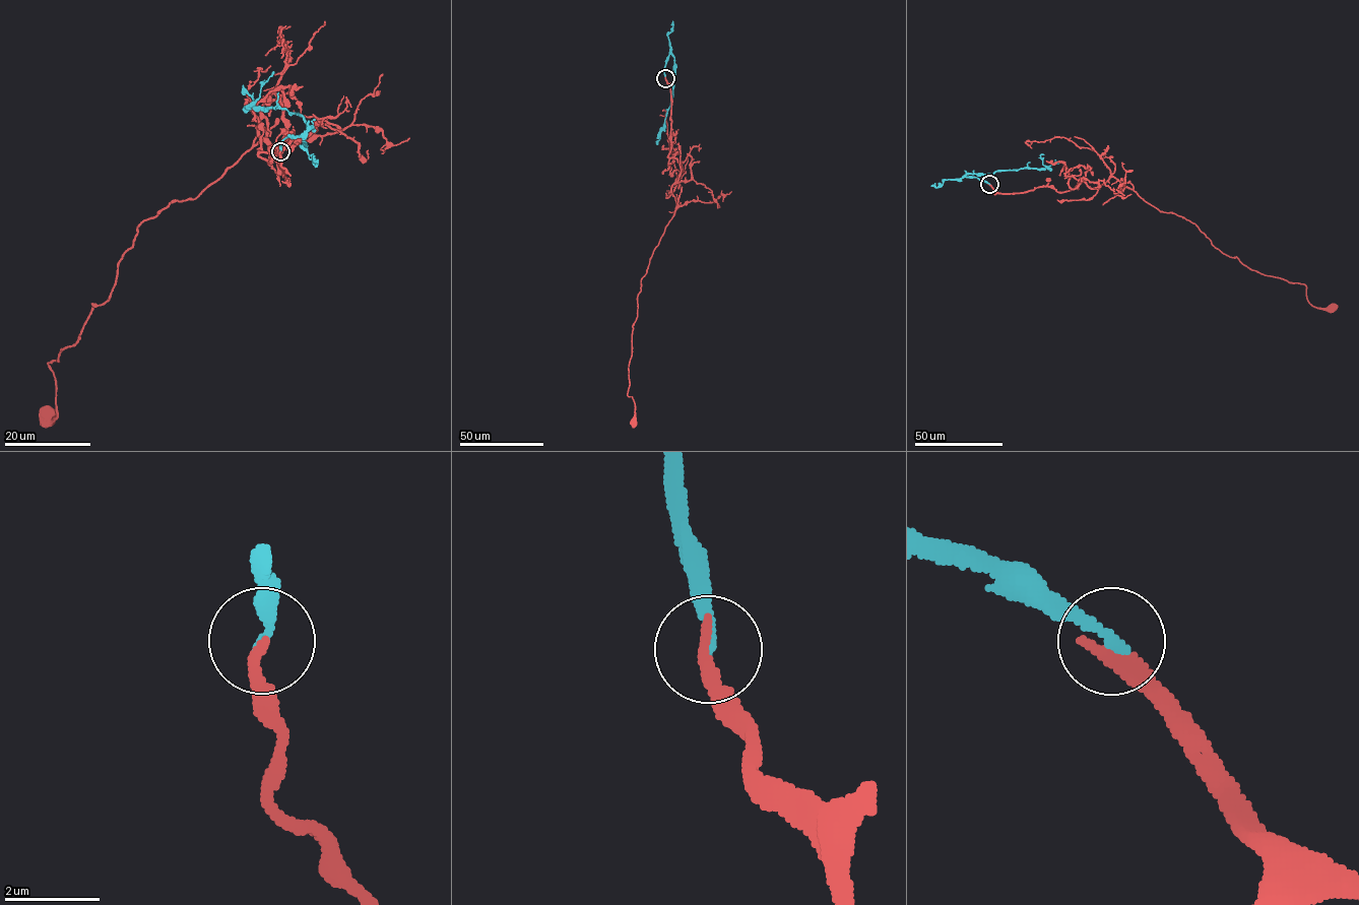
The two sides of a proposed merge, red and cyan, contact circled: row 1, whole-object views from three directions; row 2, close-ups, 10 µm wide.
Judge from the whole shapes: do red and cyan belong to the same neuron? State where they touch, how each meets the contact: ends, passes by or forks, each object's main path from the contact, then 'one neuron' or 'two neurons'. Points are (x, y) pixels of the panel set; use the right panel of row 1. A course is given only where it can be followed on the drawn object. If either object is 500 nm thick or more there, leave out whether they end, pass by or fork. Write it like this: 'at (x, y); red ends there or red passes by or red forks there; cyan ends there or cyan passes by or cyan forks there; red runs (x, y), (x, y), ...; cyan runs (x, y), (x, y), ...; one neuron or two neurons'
at (989, 184); red ends there; cyan ends there; red runs (989, 184), (1001, 193), (1064, 192), (1113, 177), (1193, 222), (1225, 254), (1304, 284), (1311, 304), (1332, 308); cyan runs (989, 184), (965, 176), (1043, 169), (1046, 167), (1040, 155), (1044, 154); one neuron

